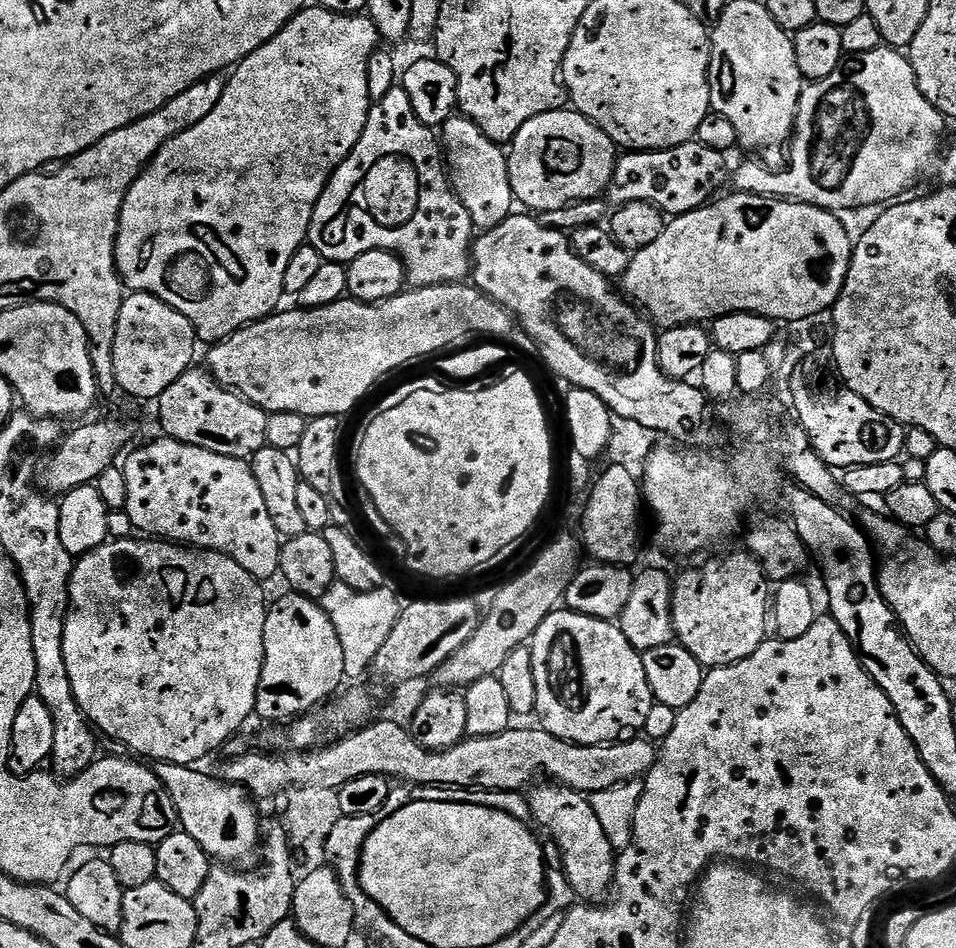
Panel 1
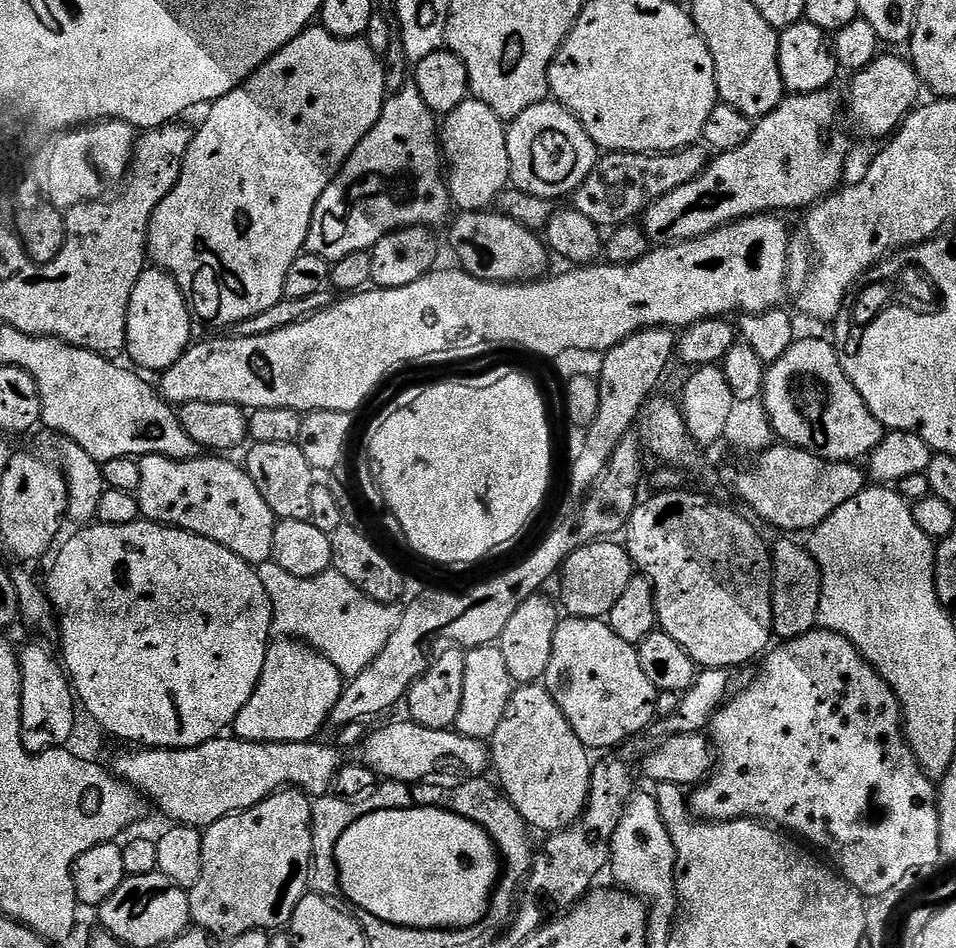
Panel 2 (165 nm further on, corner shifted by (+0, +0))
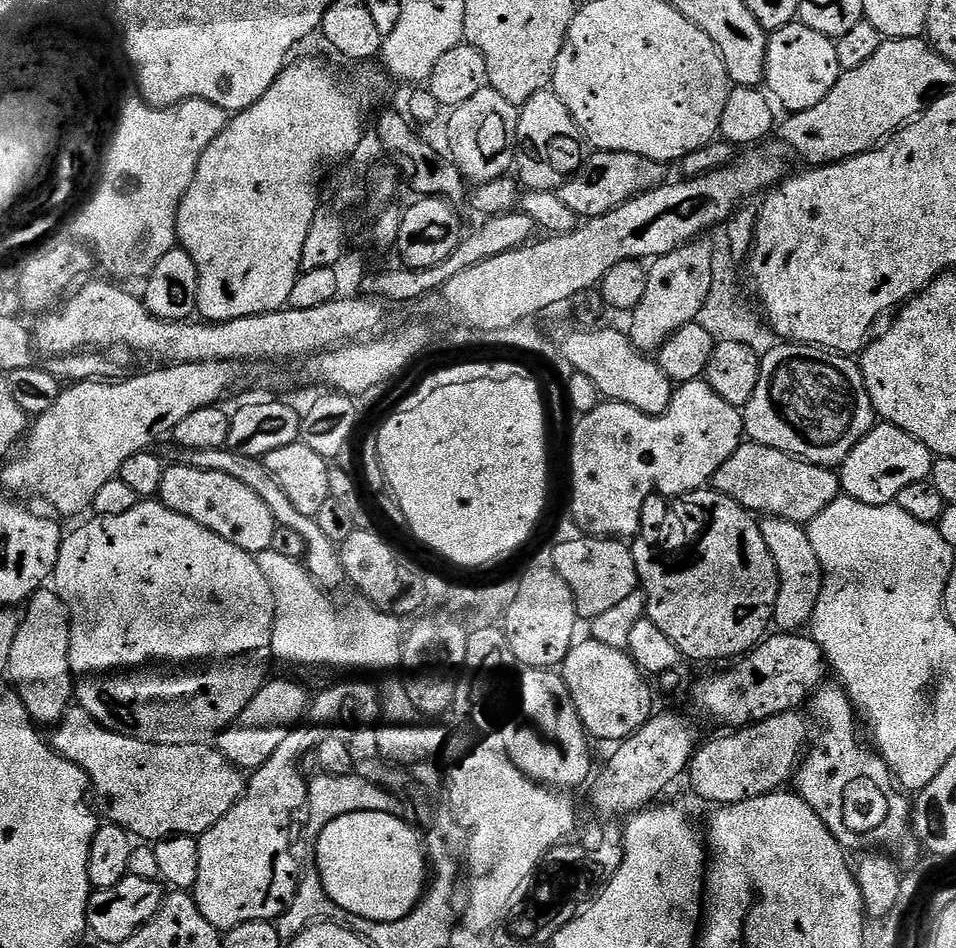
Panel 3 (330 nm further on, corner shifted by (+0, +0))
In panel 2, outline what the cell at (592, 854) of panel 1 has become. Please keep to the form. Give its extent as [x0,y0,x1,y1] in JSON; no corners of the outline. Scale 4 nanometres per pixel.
[490,683,594,834]

